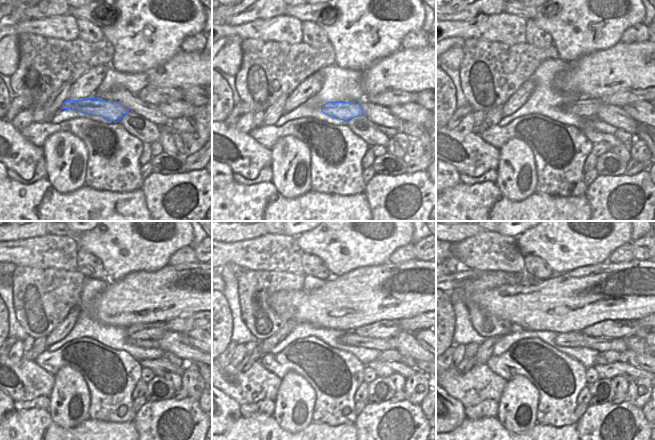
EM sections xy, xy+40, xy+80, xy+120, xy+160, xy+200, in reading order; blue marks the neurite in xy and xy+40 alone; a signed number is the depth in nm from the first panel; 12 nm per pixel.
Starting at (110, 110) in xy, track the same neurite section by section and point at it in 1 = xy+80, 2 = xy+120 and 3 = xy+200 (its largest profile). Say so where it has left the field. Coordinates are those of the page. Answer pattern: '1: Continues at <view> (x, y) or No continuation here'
1: Continues at xy+80 (584, 107)
2: Continues at xy+120 (154, 331)
3: Continues at xy+200 (625, 328).

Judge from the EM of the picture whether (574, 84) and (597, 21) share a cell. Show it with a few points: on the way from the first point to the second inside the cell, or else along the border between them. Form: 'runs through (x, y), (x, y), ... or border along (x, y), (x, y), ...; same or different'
border along (607, 49), (599, 49), (584, 55), (568, 65); different

